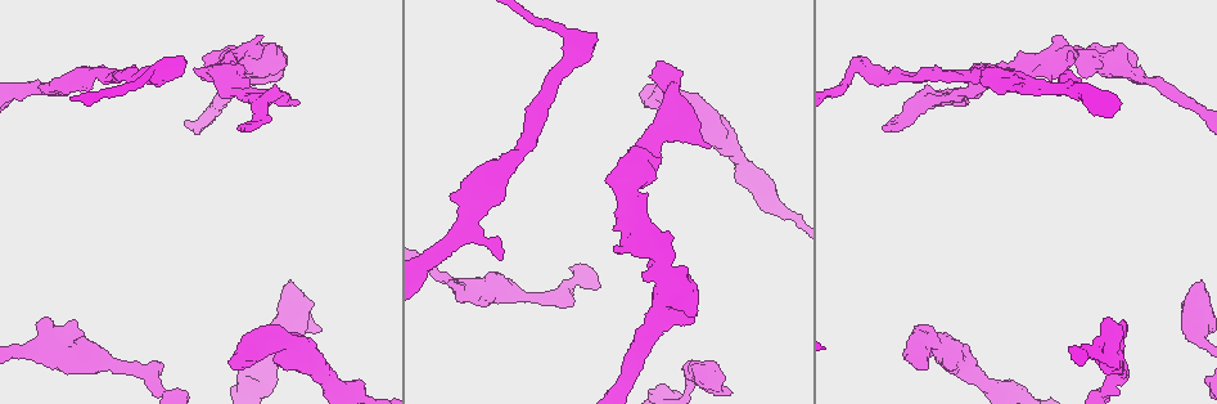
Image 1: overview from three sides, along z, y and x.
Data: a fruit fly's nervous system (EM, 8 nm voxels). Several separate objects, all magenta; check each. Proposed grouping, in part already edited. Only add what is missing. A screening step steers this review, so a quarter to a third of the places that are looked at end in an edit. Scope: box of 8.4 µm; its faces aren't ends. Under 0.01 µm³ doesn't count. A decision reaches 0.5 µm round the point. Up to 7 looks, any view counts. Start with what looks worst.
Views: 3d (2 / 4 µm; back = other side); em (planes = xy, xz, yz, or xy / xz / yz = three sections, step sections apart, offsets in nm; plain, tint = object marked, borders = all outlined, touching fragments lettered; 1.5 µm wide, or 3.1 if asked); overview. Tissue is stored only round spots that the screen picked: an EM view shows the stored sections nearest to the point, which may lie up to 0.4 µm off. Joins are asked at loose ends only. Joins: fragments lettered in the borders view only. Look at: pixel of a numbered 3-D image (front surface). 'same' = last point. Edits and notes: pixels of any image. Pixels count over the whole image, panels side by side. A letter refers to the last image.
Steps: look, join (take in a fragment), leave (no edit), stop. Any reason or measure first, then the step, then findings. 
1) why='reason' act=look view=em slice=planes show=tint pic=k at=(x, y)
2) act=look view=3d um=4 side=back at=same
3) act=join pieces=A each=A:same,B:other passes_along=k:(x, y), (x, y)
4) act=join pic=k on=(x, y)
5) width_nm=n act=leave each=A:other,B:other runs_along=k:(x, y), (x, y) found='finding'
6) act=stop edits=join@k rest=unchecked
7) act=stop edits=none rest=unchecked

why='an open end' act=look view=em slice=planes show=borders pic=1 at=(236, 370)

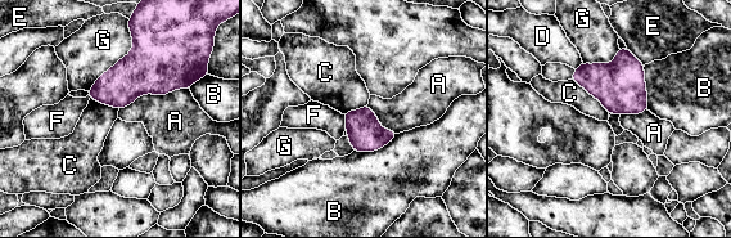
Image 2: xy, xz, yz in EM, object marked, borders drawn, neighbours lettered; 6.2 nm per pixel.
act=leave each=A:other,B:other,C:other,D:other,E:other,F:other,G:other border=2:(188, 88), (140, 94), (118, 111) found='no lettered fragment goes on from it'

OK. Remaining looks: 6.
why='an open end' act=look view=3d um=2 pic=1 at=(671, 238)

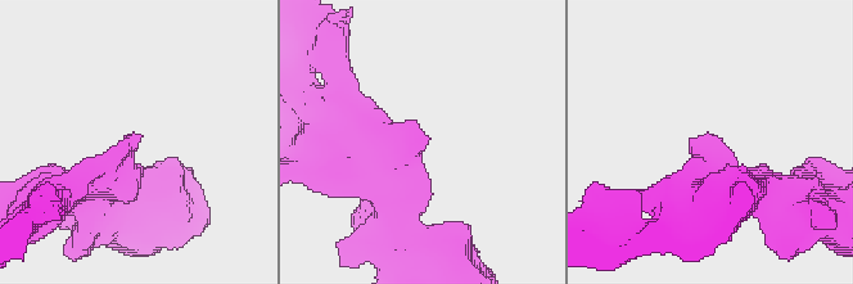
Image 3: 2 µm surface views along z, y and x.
why='need the tissue' act=look view=em slice=planes show=borders pic=3 at=(137, 141)

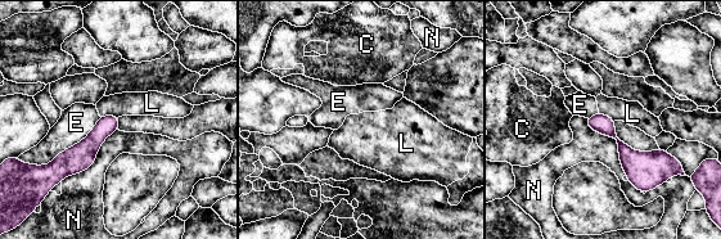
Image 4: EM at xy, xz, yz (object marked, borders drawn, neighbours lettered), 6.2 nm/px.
act=leave each=C:other,E:other,L:other,N:other border=4:(117, 127), (90, 166), (61, 180) found='no lettered fragment goes on from it'

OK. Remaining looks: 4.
why='an open end' act=look view=em slice=planes show=borders pic=1 at=(1202, 280)

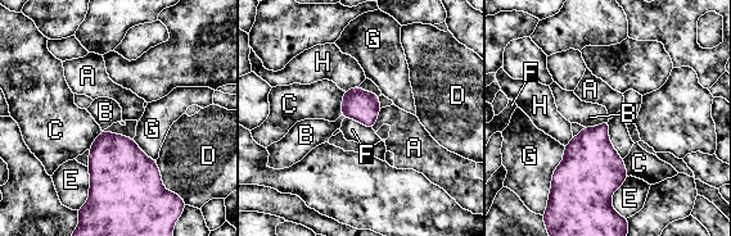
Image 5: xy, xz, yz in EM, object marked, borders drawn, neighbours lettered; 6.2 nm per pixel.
act=leave each=A:other,B:other,C:other,D:other,E:other,F:other,G:other,H:other border=5:(382, 108), (371, 127) found='no lettered fragment goes on from it'

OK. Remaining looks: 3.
act=stop edits=none rest=unchecked

